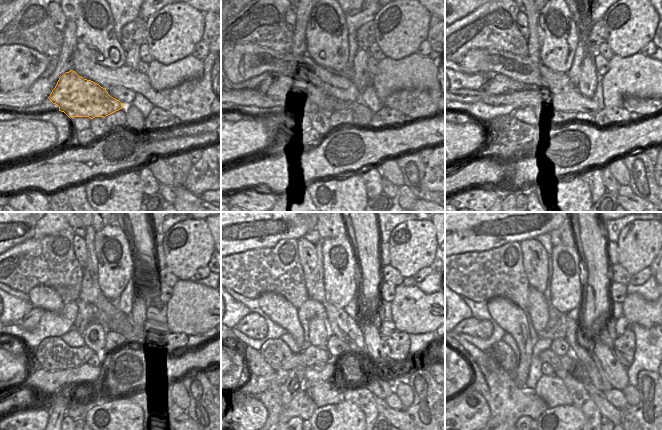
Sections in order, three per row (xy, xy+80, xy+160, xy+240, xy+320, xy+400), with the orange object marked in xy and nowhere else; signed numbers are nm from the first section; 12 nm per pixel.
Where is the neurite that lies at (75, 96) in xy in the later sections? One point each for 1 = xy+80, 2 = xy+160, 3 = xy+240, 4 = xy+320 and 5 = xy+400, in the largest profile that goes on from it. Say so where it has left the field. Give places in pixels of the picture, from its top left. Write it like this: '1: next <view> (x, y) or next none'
1: next xy+80 (306, 99)
2: next xy+160 (499, 84)
3: next xy+240 (30, 321)
4: next xy+320 (253, 325)
5: next xy+400 (482, 329)

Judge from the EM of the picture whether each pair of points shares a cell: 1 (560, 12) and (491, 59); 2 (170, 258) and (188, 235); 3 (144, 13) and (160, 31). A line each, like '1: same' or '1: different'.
1: different
2: same
3: different

